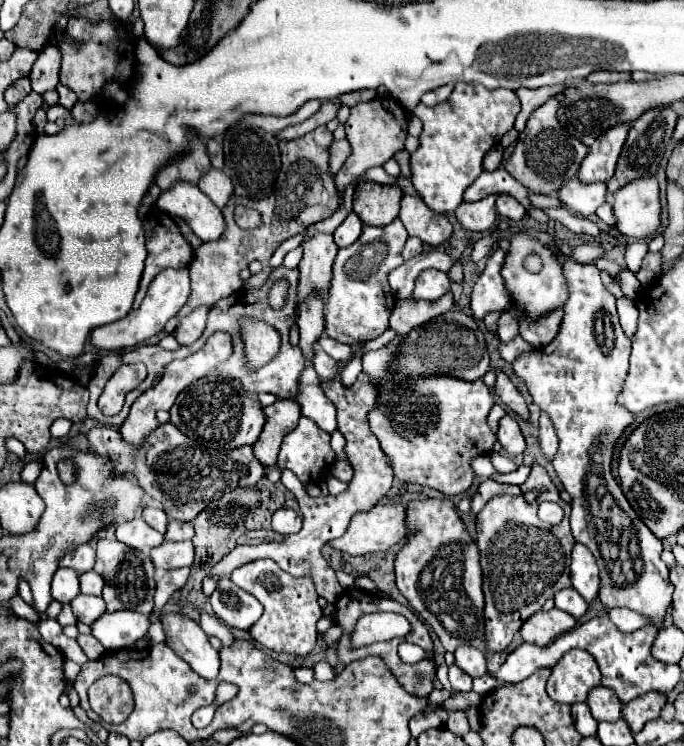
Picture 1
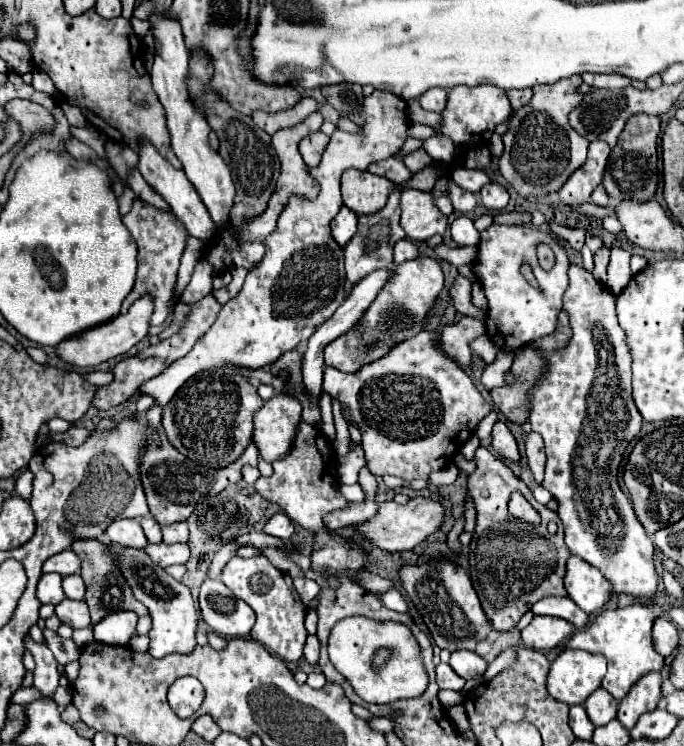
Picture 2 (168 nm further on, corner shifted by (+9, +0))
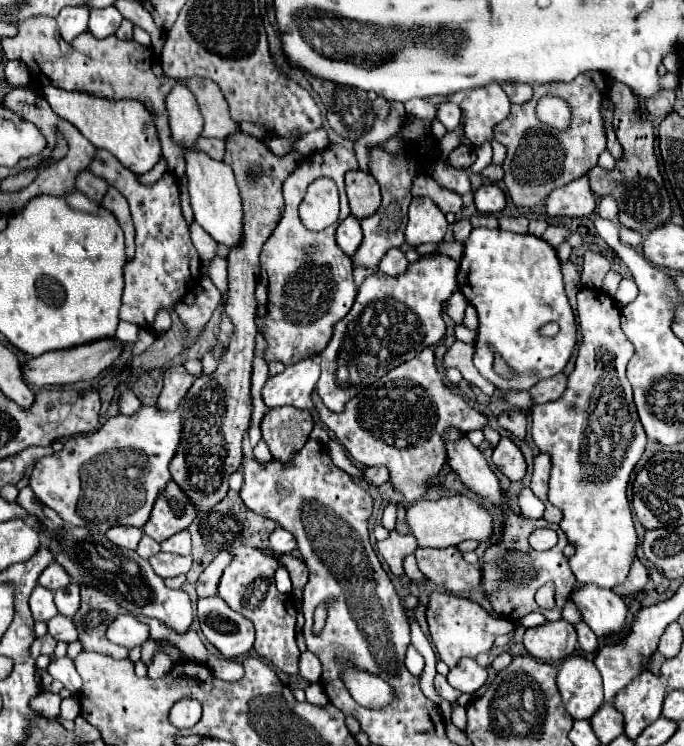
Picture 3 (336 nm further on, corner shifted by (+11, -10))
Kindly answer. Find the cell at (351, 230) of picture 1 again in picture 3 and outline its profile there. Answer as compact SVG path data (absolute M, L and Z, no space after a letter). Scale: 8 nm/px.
M348 216L344 222L340 222L336 230L336 244L340 246L340 250L344 250L344 254L352 256L360 246L360 242L362 242L360 222L354 216Z

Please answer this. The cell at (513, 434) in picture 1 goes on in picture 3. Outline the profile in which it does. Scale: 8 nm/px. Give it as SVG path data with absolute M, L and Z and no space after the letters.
M502 438L498 442L498 446L494 448L494 454L492 454L492 462L510 480L522 480L526 474L524 456L510 438Z

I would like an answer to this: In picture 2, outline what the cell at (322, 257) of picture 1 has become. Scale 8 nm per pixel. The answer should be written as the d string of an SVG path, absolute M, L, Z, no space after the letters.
M374 90L372 96L364 98L364 110L362 112L366 116L364 134L360 136L360 134L350 134L350 132L336 130L330 136L330 142L328 142L328 146L326 146L326 150L322 154L320 164L316 168L308 168L308 174L312 178L316 178L318 184L320 184L320 194L314 200L308 200L304 196L290 196L290 200L286 202L284 210L278 216L276 230L272 234L268 234L266 240L262 242L266 246L266 254L264 254L262 262L248 272L240 294L236 298L232 298L228 304L222 306L216 322L196 342L192 352L186 354L182 360L176 360L174 364L170 364L170 368L166 368L166 372L162 372L160 376L148 380L140 388L142 394L152 396L154 400L158 400L160 406L166 406L168 400L176 394L176 390L188 378L192 378L194 374L206 371L212 366L222 366L222 364L238 364L240 367L246 367L248 371L245 373L240 373L237 370L233 371L233 373L244 376L250 384L257 388L261 382L250 377L249 370L264 368L264 366L276 362L284 352L298 348L300 342L306 342L316 332L316 328L324 320L328 320L334 314L334 310L346 300L344 254L342 254L342 246L338 246L336 240L330 234L330 222L343 206L340 178L346 168L366 170L370 162L386 158L386 156L394 156L404 146L408 124L410 124L408 104L402 98L398 98L396 94L392 94L392 92Z

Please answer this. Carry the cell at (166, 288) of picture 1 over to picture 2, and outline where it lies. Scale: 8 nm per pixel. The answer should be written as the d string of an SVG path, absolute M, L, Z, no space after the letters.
M140 298L136 300L128 314L124 316L116 316L114 320L106 322L106 324L100 324L96 328L90 328L90 330L84 330L82 334L78 336L72 336L72 338L66 338L62 340L58 346L56 346L56 356L68 364L74 364L74 366L82 366L82 368L92 368L92 366L98 366L102 362L108 362L120 354L126 354L132 346L136 346L146 334L148 334L148 328L150 328L150 312L152 312L152 304L150 304L150 298Z

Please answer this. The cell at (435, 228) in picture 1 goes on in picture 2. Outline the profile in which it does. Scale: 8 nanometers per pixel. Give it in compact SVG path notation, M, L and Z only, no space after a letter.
M406 188L400 200L402 220L406 236L414 242L426 240L434 234L444 234L448 228L448 218L436 208L432 192L422 192L416 188Z

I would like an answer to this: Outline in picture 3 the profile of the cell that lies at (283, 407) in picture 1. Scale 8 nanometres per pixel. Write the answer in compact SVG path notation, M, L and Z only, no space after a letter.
M294 406L272 408L260 424L262 438L266 440L272 458L278 462L292 460L292 456L306 444L312 426L312 414Z

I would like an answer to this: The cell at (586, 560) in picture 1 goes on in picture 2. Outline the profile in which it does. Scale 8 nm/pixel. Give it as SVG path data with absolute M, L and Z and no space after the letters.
M570 556L566 566L566 592L586 614L594 614L604 608L606 602L610 602L610 582L600 574L598 568L578 560L576 556Z

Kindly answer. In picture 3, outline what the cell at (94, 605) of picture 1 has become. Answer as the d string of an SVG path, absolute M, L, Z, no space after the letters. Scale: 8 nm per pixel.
M62 614L54 616L54 618L48 622L48 632L50 632L56 640L64 640L64 642L74 642L74 640L78 640L74 622L72 622L68 616L62 616Z

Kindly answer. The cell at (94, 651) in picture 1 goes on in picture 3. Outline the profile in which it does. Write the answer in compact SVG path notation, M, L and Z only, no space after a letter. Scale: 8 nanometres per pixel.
M68 696L62 700L62 710L60 710L60 718L64 720L74 720L80 714L80 704L76 696Z

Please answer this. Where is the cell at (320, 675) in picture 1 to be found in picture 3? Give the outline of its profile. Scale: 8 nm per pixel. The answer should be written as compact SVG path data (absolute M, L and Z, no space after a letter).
M318 682L310 684L306 688L306 700L312 702L312 704L316 704L316 706L324 706L328 702L328 698L326 698L326 694L324 694L324 690L322 690L322 686Z

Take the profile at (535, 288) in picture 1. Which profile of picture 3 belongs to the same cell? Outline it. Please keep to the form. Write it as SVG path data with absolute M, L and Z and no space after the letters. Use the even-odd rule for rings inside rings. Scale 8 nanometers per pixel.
M498 228L472 230L464 244L458 288L480 318L474 364L486 380L500 390L528 390L538 380L562 372L576 344L576 322L564 294L560 260L548 242L532 234L514 234ZM546 322L556 322L560 326L554 338L538 336L536 330ZM496 356L518 376L498 376L494 372Z

